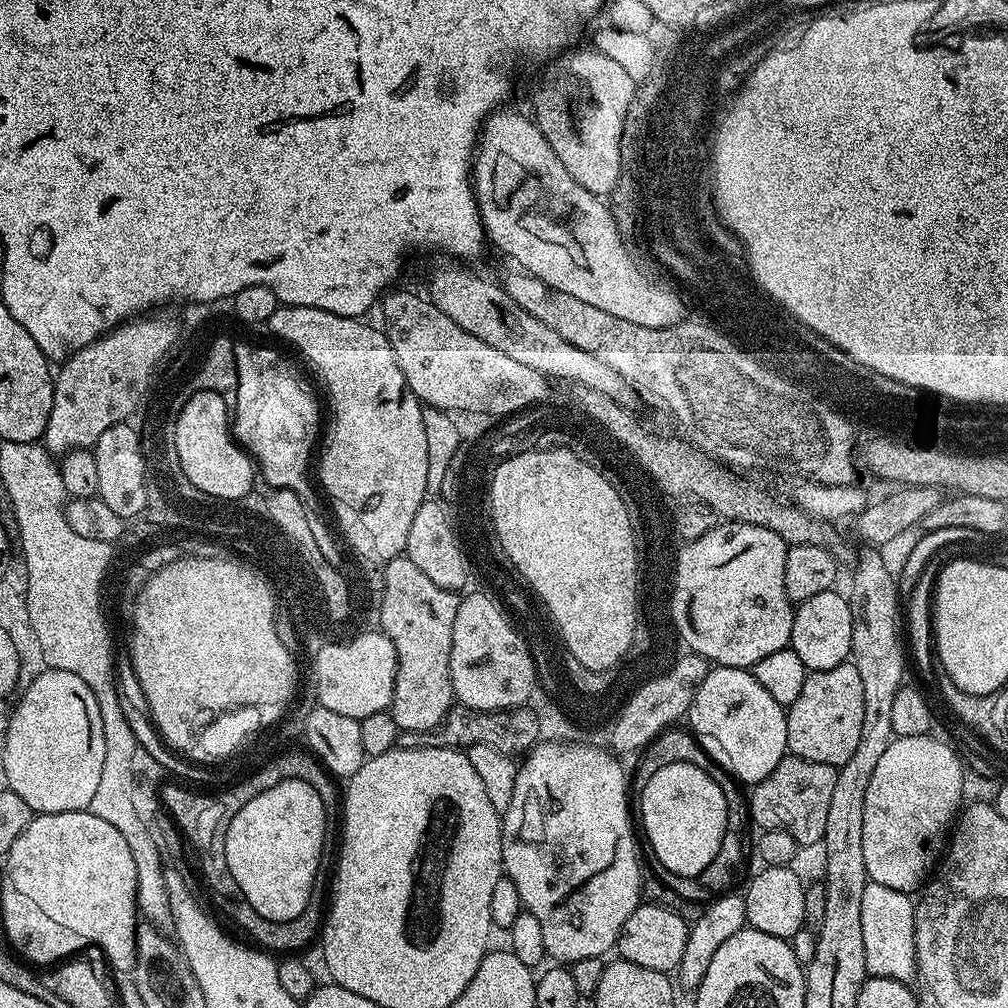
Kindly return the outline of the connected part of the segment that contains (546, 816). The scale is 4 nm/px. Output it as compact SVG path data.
M568 743L561 747L540 748L530 762L523 762L516 769L516 781L514 782L514 794L512 805L508 811L503 813L502 823L504 833L502 834L502 858L504 859L504 871L507 879L518 886L518 894L524 903L524 911L534 914L542 925L542 942L546 942L546 953L552 956L553 961L564 966L577 964L582 958L594 958L595 956L607 957L615 949L617 940L620 939L622 926L626 926L626 918L634 914L634 910L640 907L641 897L641 875L642 860L638 855L638 841L634 831L634 820L628 817L628 797L630 790L621 783L620 769L608 756L600 752L593 752L579 747L576 743Z

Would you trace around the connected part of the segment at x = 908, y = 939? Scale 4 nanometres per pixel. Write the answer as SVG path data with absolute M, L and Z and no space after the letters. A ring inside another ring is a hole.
M871 882L862 893L862 942L866 945L866 970L868 976L881 976L911 985L918 976L916 967L916 905L907 892L890 890Z

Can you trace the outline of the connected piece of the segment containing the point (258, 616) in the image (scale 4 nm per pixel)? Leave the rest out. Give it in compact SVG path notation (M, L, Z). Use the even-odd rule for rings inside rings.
M181 558L145 580L135 599L132 665L152 723L169 748L188 744L200 732L200 724L208 724L220 708L232 708L232 704L264 704L264 700L291 701L295 697L296 664L288 653L286 640L273 632L268 590L257 578L245 575L244 569L212 558Z

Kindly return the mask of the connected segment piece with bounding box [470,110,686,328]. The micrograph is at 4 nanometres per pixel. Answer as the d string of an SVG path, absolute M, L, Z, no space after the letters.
M495 111L484 121L470 177L480 222L491 247L493 244L498 251L505 252L516 263L513 265L546 282L546 286L562 294L574 294L574 298L606 310L606 314L614 314L614 318L622 318L622 322L638 322L638 326L651 328L669 328L681 323L686 313L679 294L644 277L643 270L628 253L624 236L605 201L574 182L535 119L528 117L527 120L520 112L504 111Z

